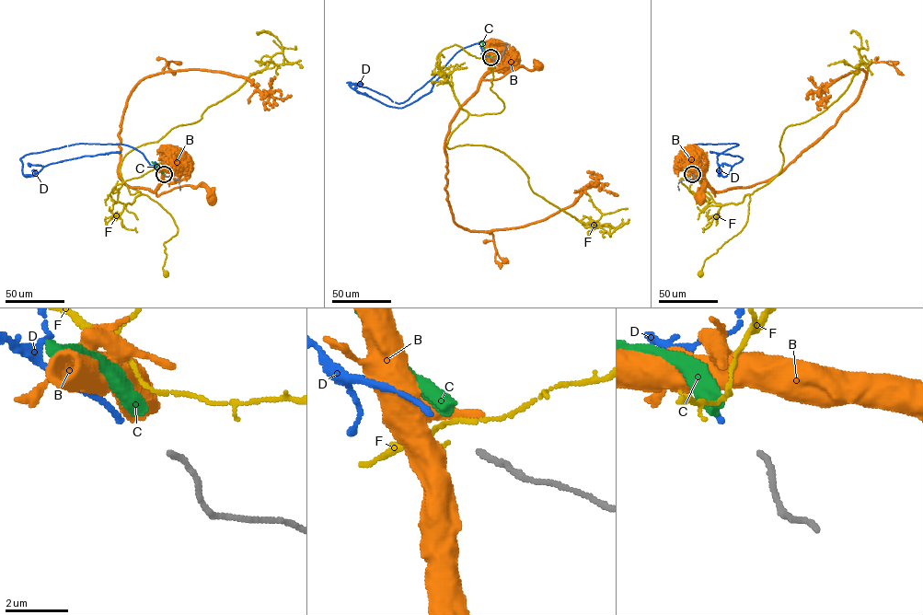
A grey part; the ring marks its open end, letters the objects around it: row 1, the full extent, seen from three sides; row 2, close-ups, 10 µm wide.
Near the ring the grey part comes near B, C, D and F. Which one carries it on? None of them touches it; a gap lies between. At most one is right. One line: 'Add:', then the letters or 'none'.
Add: D

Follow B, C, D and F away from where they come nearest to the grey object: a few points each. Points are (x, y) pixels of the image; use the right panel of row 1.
B: (693, 171), (702, 175), (715, 196), (714, 191), (702, 185), (705, 188), (700, 199)
C: (691, 172), (680, 168), (677, 161)
D: (691, 173), (678, 165), (682, 151), (690, 145), (737, 144), (717, 156), (722, 176), (743, 158), (709, 151)
F: (691, 171), (679, 179), (696, 196), (721, 204), (750, 199), (745, 225), (705, 260), (700, 272)

